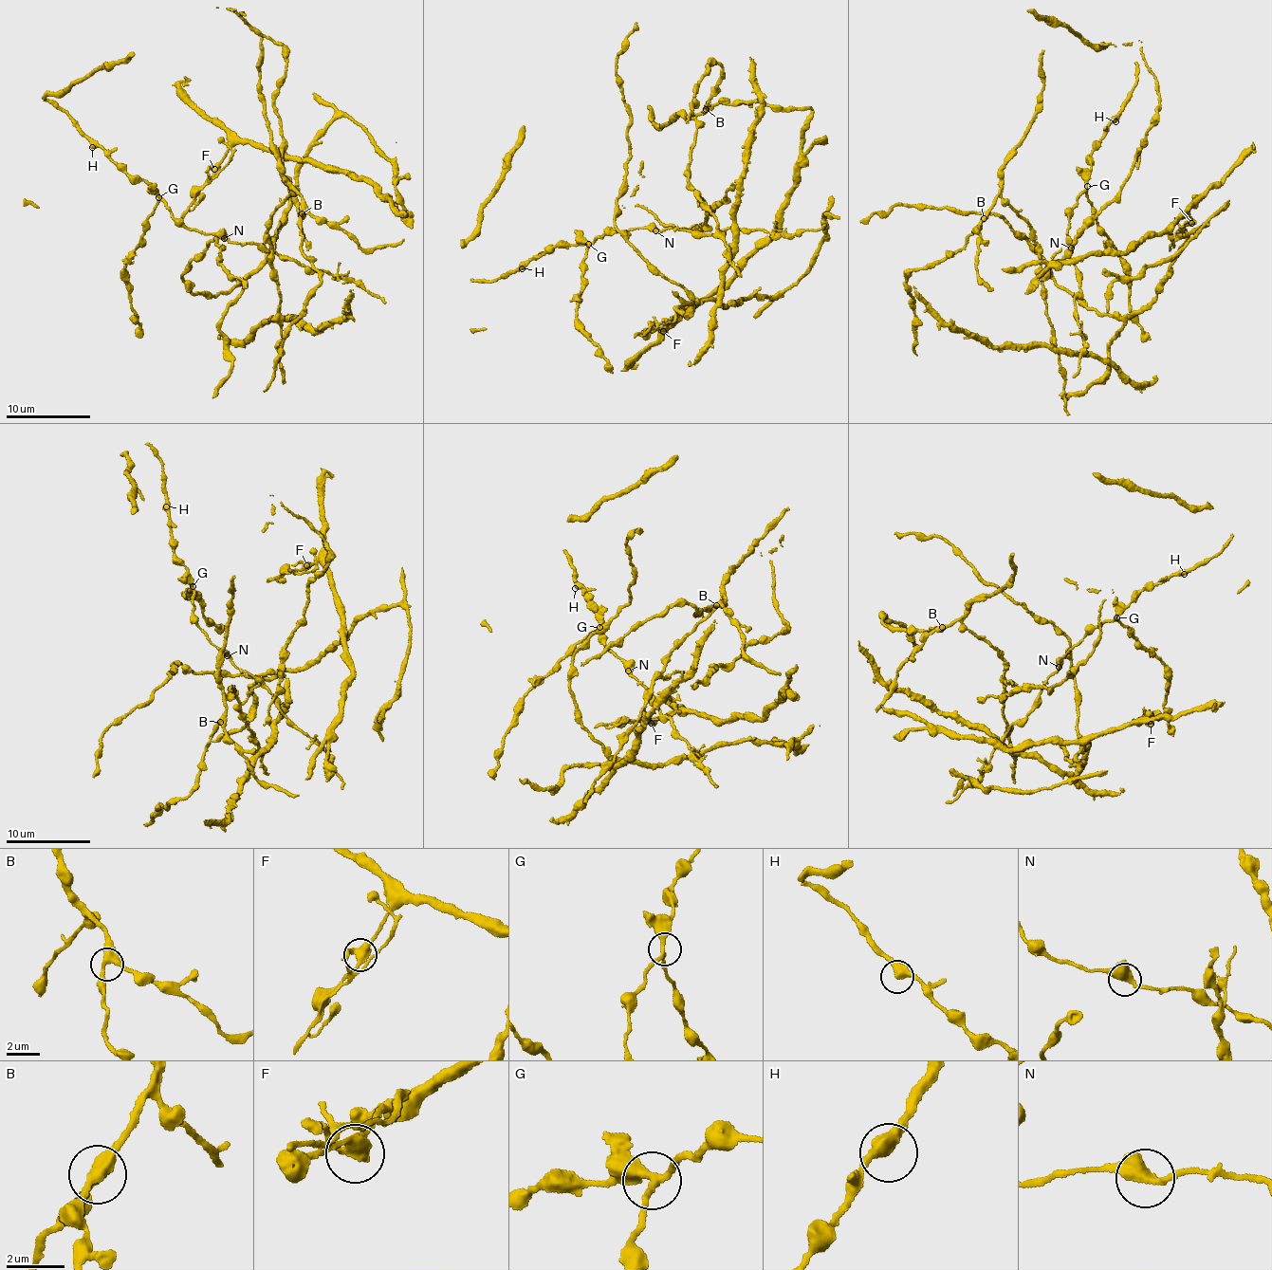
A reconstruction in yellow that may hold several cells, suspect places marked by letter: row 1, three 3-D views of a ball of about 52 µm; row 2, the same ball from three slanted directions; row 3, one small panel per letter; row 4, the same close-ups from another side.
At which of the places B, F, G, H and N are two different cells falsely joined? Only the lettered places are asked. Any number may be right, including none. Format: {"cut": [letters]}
{"cut": []}

